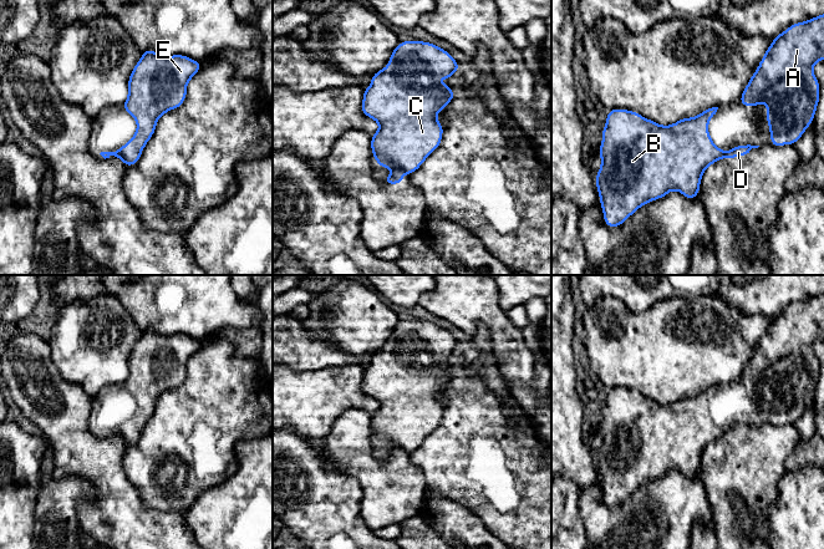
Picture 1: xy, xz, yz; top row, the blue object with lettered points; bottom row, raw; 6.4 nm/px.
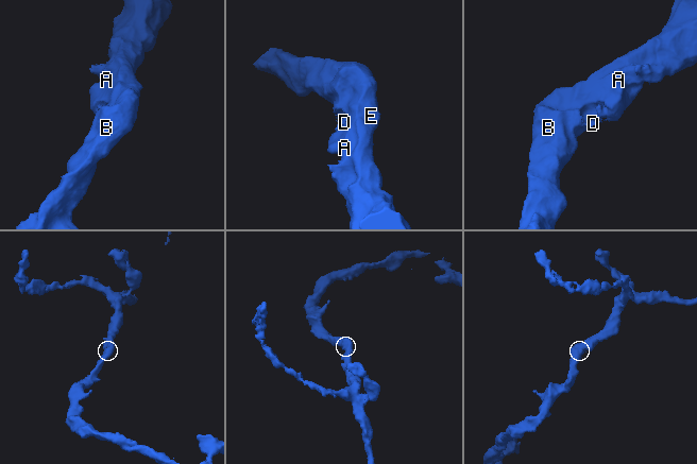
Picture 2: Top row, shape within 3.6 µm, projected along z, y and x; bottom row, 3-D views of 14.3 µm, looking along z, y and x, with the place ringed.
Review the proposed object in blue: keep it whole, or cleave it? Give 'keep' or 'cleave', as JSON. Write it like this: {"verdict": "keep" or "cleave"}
{"verdict": "cleave"}

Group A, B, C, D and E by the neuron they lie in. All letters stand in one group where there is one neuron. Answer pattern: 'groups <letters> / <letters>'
groups A B C E / D

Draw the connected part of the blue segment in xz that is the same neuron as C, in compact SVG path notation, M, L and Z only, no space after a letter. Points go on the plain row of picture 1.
M403 320L391 332L388 344L372 355L371 364L363 370L361 388L380 403L371 416L371 427L381 447L397 446L411 453L437 428L443 406L436 393L457 371L451 370L447 362L427 362L424 359L449 357L459 347L457 340L434 322Z

